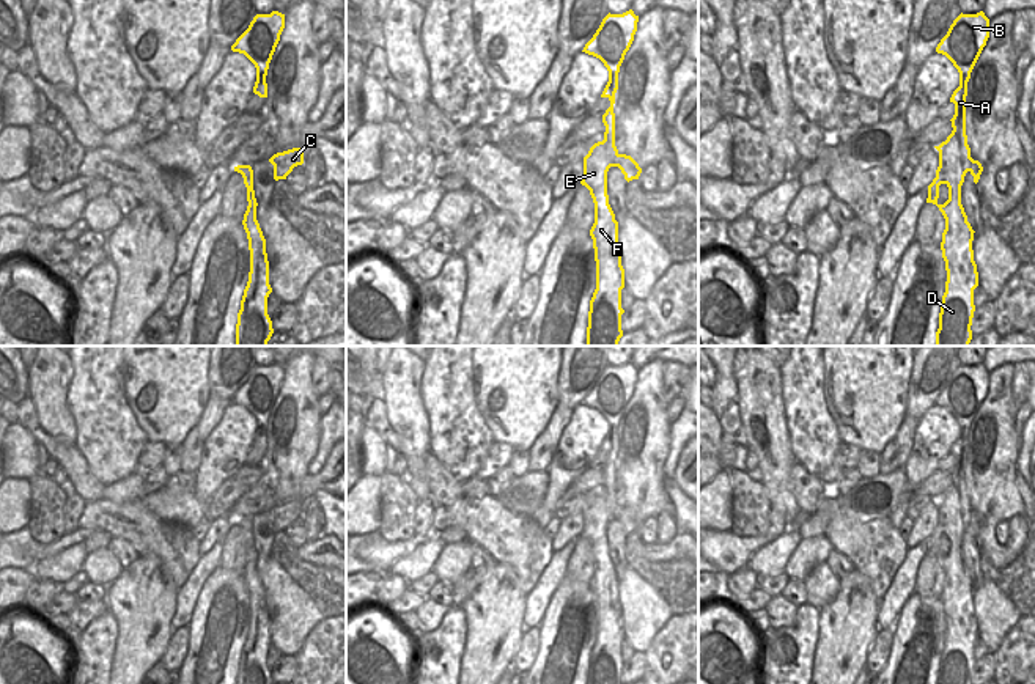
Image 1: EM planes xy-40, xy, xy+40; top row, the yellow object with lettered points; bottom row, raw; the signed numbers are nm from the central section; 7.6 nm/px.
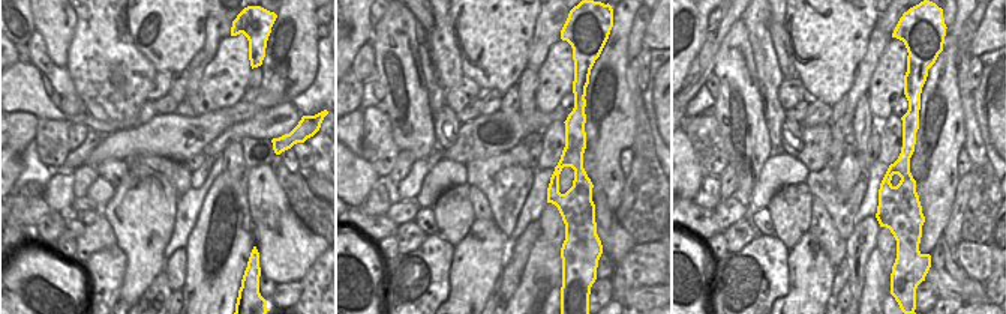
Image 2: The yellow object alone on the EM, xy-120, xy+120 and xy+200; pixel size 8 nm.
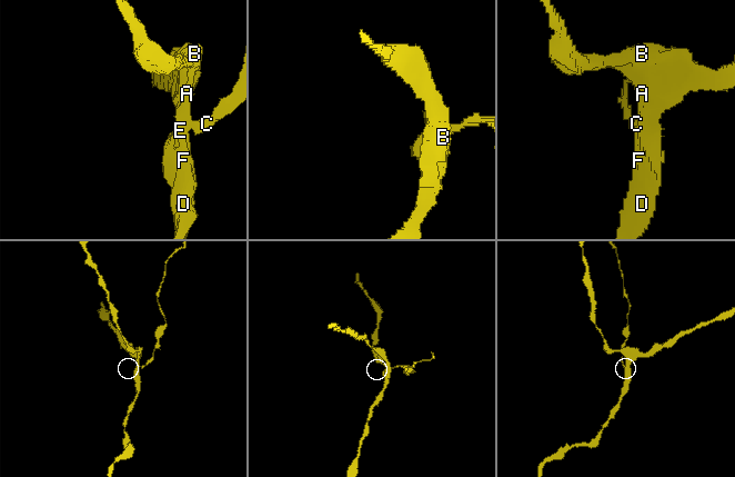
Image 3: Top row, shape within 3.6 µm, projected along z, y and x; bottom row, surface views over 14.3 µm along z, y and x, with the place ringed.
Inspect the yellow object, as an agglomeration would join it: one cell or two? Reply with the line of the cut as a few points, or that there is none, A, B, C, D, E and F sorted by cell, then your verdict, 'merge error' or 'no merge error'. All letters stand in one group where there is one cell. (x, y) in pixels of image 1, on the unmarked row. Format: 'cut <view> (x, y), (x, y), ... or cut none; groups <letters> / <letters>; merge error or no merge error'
cut xy (625, 507), (620, 510), (618, 519); groups A B D E F / C; merge error

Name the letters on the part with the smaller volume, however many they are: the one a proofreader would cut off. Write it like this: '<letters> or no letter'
C

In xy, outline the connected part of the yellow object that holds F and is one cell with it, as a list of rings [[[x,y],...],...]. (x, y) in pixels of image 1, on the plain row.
[[[632,362],[623,366],[607,366],[593,390],[585,396],[588,407],[599,410],[609,423],[609,434],[601,447],[610,453],[602,467],[606,478],[604,492],[595,495],[584,509],[584,530],[580,533],[590,542],[595,555],[595,576],[590,582],[596,613],[596,642],[590,653],[587,684],[621,682],[621,642],[624,640],[624,621],[618,598],[618,574],[609,557],[607,524],[620,519],[620,506],[615,498],[615,445],[618,425],[637,384],[639,368]]]

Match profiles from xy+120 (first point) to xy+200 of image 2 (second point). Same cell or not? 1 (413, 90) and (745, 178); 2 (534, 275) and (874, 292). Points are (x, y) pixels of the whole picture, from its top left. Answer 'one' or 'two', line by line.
1: one
2: one

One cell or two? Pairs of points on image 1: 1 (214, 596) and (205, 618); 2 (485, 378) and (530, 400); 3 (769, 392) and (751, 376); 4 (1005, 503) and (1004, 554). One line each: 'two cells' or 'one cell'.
1: one cell
2: one cell
3: one cell
4: one cell

